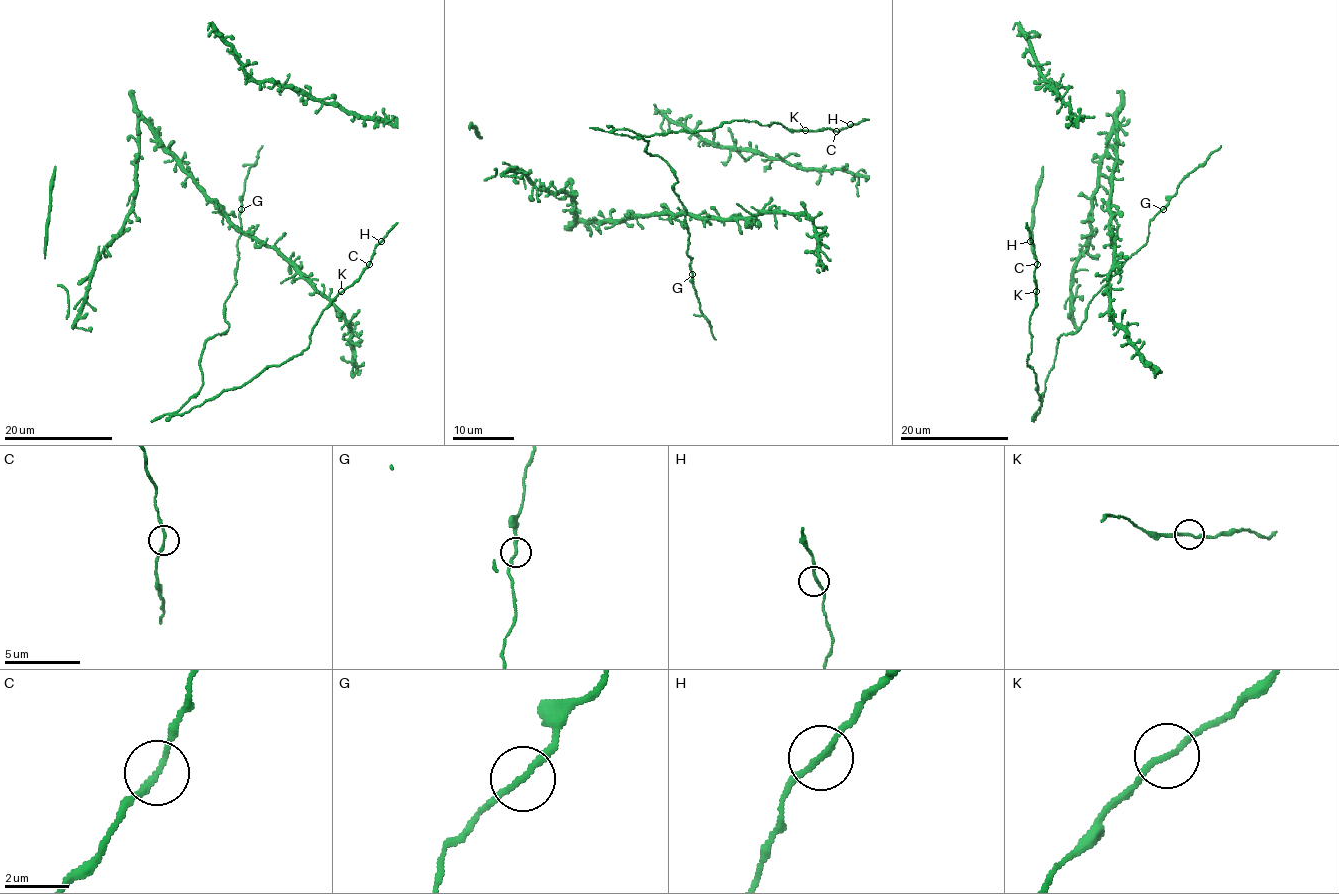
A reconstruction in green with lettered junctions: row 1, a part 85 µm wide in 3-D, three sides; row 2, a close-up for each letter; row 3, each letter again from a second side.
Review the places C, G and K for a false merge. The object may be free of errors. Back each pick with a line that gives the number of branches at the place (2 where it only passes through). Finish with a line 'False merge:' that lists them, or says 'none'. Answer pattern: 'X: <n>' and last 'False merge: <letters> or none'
False merge: none

